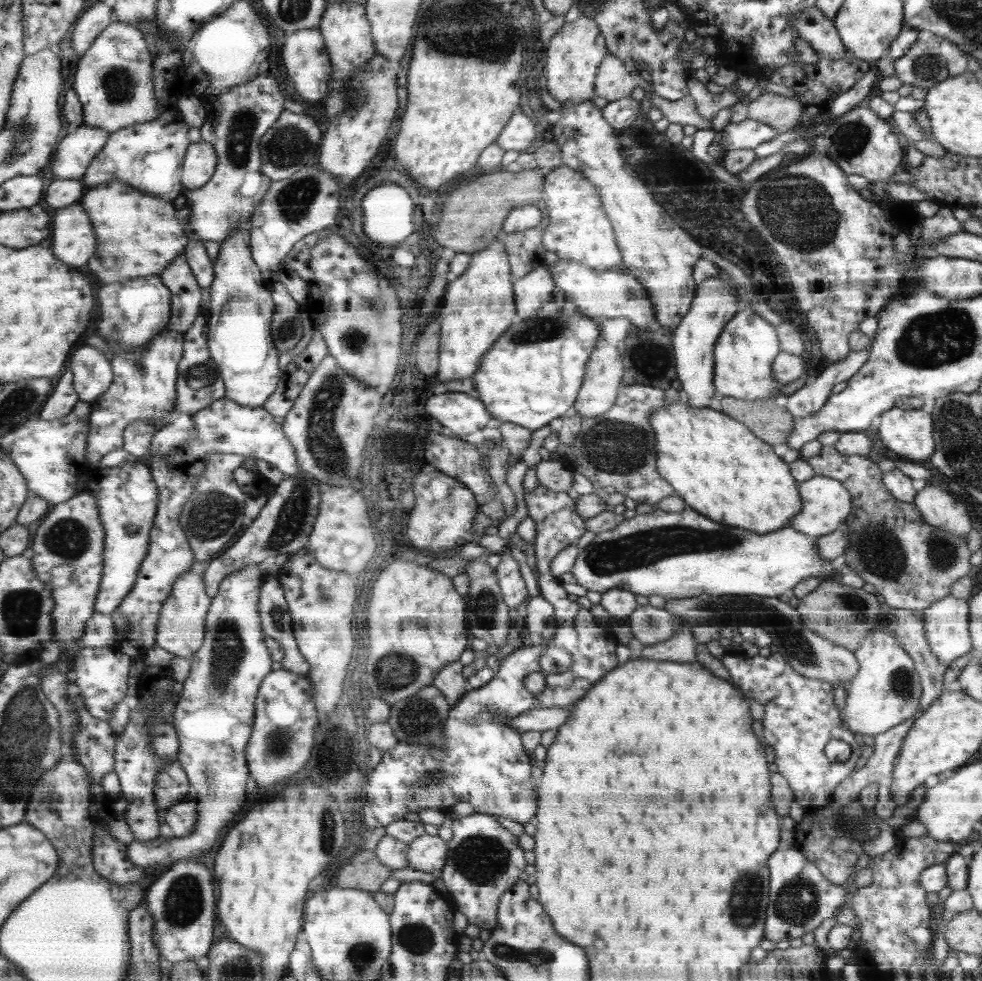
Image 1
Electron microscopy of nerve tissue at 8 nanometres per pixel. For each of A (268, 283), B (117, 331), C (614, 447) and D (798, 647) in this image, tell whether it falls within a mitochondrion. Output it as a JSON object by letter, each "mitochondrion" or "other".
{"A":"other","B":"mitochondrion","C":"mitochondrion","D":"mitochondrion"}

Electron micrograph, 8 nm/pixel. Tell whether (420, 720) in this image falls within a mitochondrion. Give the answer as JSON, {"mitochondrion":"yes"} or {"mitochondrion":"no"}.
{"mitochondrion":"yes"}

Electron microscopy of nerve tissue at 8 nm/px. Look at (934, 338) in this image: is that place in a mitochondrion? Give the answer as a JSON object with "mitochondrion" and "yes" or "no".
{"mitochondrion":"yes"}

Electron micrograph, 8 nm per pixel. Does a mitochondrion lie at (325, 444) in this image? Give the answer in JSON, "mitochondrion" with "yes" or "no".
{"mitochondrion":"yes"}

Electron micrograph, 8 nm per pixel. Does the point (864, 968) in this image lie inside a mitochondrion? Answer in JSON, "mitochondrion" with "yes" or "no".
{"mitochondrion":"no"}

